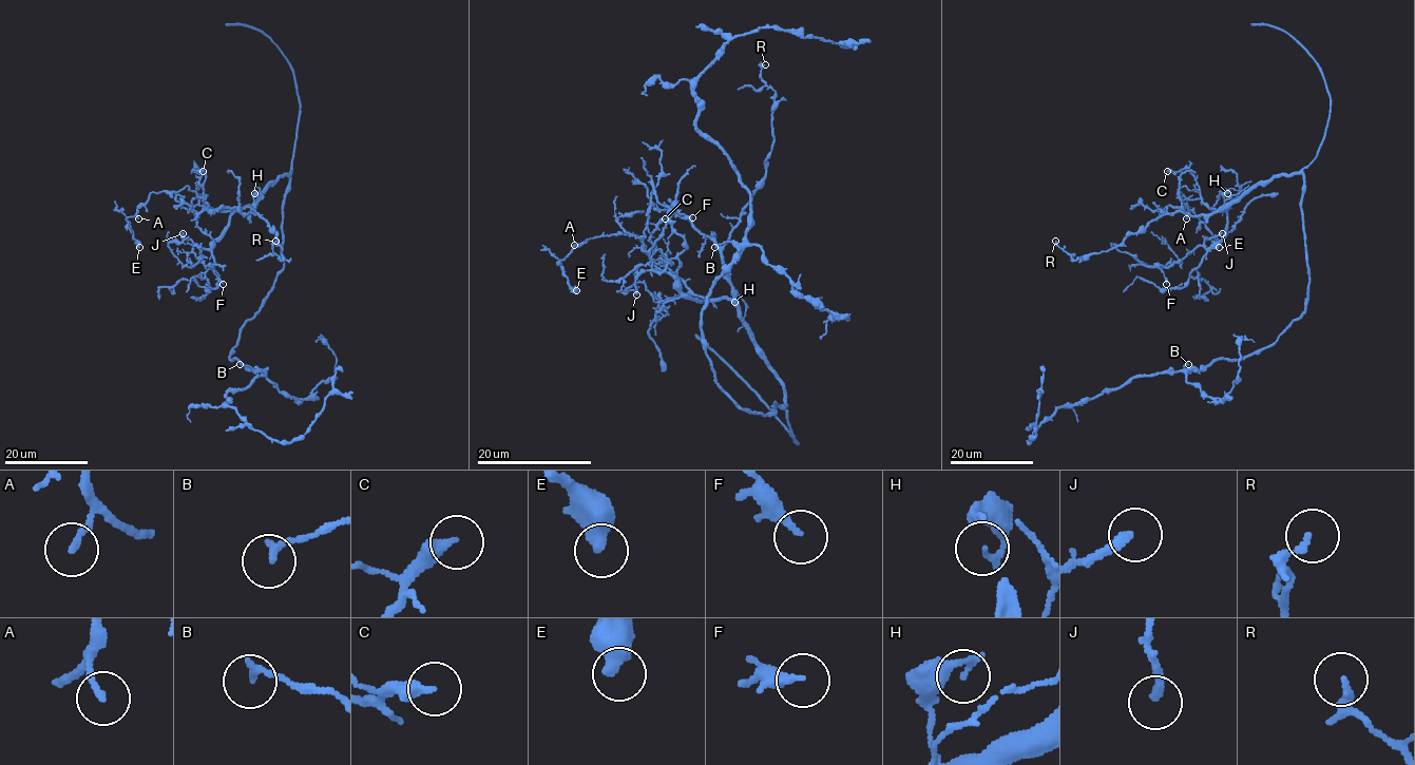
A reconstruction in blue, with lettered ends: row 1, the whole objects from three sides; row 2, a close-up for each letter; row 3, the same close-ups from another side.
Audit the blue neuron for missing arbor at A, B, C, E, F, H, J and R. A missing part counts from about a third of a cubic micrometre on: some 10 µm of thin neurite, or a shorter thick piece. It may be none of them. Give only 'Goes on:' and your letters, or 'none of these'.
Goes on: none of these

